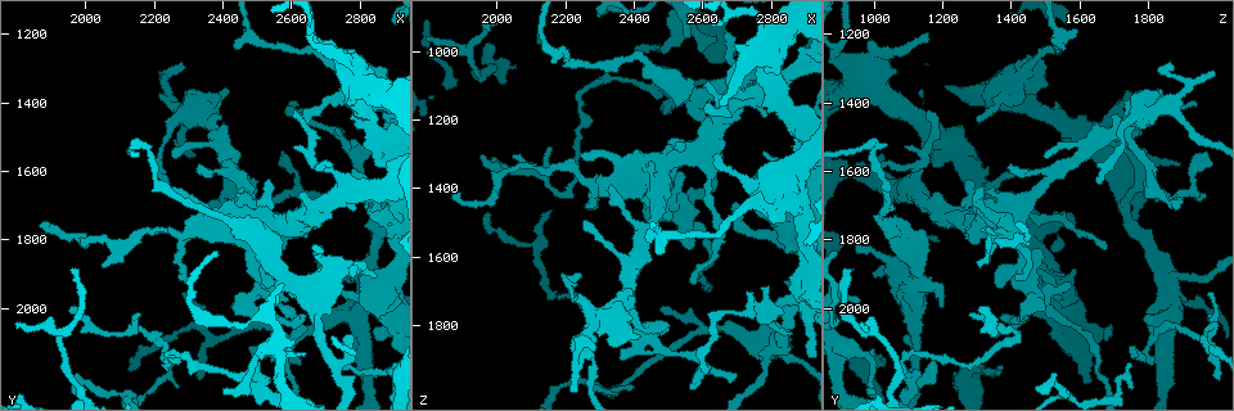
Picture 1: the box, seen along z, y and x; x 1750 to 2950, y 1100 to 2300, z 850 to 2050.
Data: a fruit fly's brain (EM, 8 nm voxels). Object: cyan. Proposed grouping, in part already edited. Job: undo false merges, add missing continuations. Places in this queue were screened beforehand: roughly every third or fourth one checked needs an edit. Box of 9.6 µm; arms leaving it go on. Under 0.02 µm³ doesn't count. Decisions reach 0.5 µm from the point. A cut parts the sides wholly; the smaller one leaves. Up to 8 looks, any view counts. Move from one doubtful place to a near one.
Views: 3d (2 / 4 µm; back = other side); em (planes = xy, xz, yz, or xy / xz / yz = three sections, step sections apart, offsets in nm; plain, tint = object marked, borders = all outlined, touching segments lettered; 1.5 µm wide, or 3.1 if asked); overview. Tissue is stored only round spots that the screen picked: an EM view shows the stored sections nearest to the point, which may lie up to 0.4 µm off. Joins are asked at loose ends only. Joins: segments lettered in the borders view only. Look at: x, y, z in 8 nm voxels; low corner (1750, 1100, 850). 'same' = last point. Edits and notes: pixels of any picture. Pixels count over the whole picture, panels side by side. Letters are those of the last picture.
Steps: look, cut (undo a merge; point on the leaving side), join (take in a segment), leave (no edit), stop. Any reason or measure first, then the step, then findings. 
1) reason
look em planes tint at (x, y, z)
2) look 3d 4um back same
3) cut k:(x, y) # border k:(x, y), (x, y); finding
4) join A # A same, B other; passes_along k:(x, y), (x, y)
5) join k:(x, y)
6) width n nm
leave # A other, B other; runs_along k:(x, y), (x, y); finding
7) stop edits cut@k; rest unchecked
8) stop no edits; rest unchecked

free end
look 3d 2um at (2800, 1260, 1440)

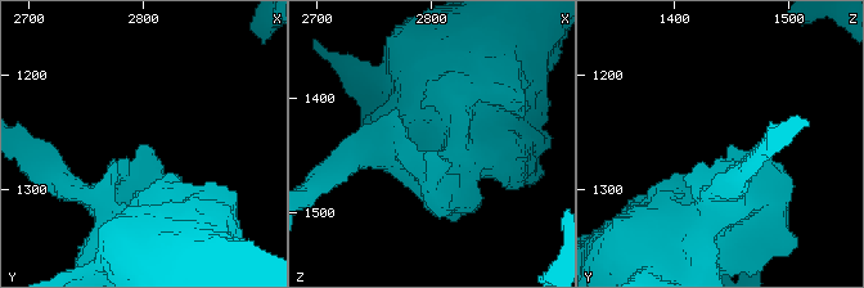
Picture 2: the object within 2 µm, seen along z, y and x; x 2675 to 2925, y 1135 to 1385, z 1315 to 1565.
shape alone is not enough
look em yz step 4 borders at (2802, 1266, 1446)

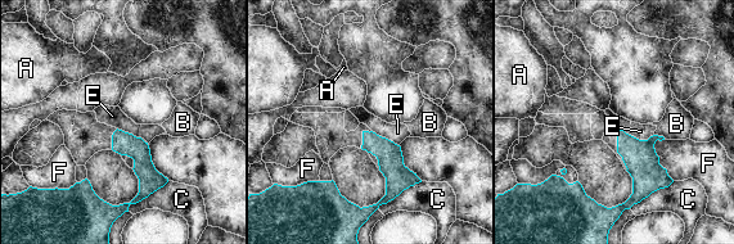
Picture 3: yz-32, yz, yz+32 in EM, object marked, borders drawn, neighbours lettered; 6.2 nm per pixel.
cut it another way
look em planes borders same

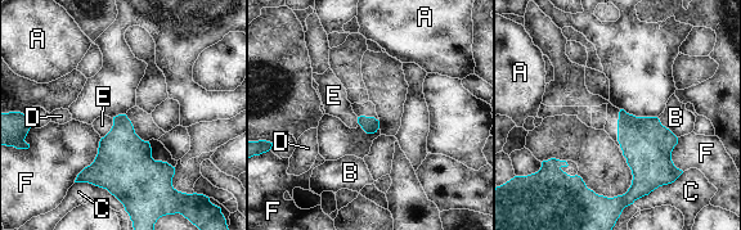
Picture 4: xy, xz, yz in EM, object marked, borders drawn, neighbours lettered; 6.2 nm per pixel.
longest_contact C 380 nm
leave # A other, B other, C other, D other, E other, F other; border 4:(113, 118), (112, 127), (102, 138); none of them fits

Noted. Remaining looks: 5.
sharp bend
look em planes plain at (2140, 1530, 1000)

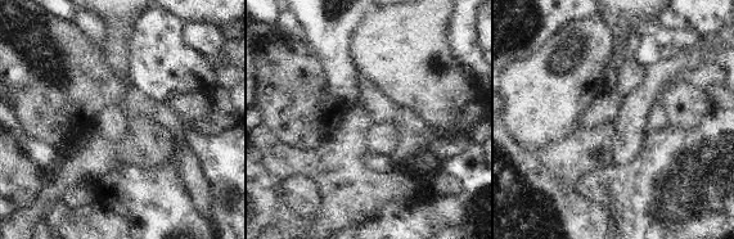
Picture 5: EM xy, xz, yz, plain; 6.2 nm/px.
see the neighbours
look em planes borders same

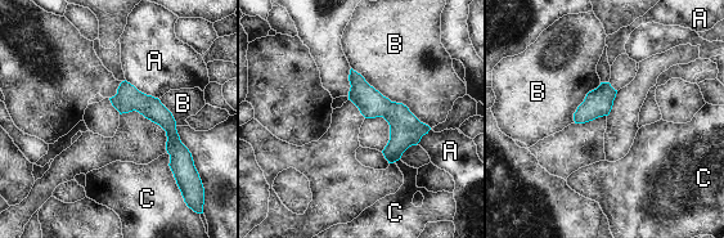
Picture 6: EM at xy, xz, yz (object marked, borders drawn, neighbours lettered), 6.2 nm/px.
leave # A other, B other, C other; border 6:(351, 67), (431, 128); one neuron here

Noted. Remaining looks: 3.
tapers out
look em planes borders at (1960, 2000, 1300)

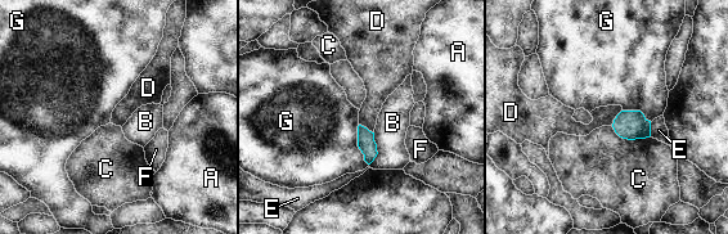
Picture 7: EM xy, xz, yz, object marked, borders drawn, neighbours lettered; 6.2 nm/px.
width 110 nm
leave # A other, B other, C other, D other, E other, F other, G other; border 7:(621, 109), (611, 125); none of them fits

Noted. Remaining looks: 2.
stop no edits; rest unchecked

